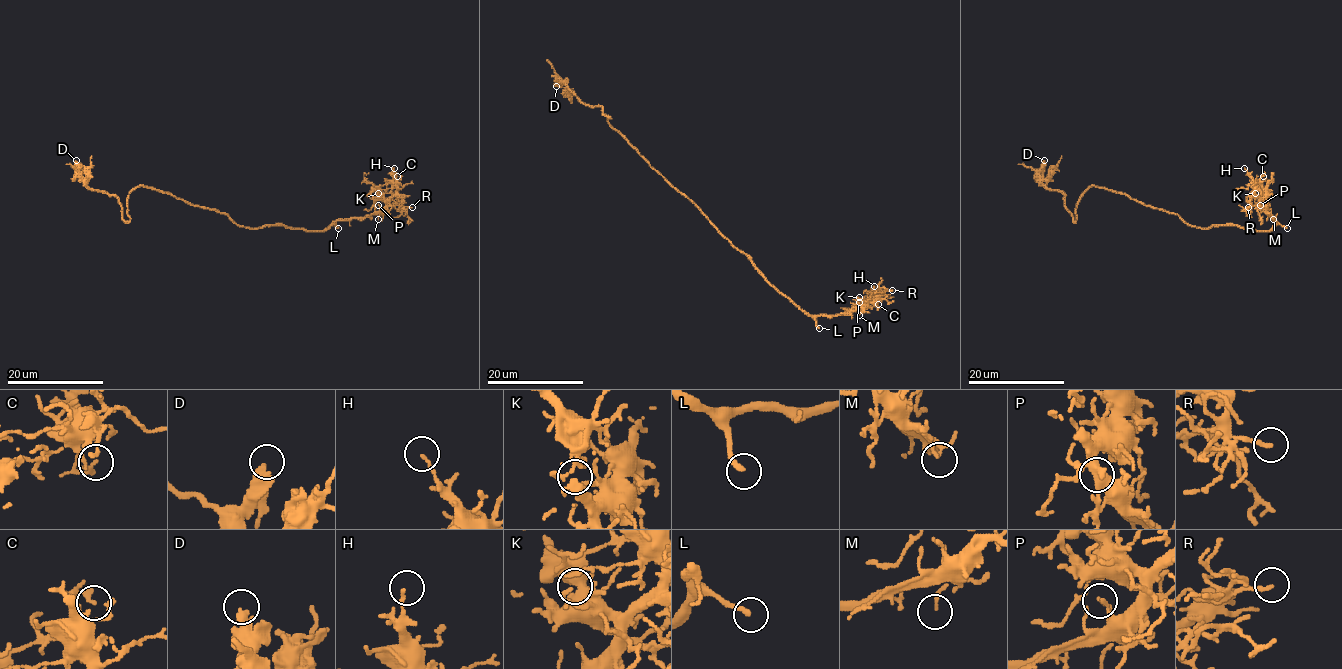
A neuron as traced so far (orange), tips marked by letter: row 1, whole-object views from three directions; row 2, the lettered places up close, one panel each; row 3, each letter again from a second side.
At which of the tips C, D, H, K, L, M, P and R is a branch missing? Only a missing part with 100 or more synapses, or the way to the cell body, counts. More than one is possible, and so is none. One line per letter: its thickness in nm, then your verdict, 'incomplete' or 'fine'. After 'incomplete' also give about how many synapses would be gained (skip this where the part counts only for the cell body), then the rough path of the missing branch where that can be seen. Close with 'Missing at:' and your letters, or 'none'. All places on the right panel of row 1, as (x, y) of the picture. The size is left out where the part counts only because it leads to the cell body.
C: 190 nm | fine
D: 340 nm | fine
H: 130 nm | fine
K: 140 nm | fine
L: 240 nm | incomplete
M: 110 nm | fine
P: 110 nm | fine
R: 170 nm | fine
Missing at: L

